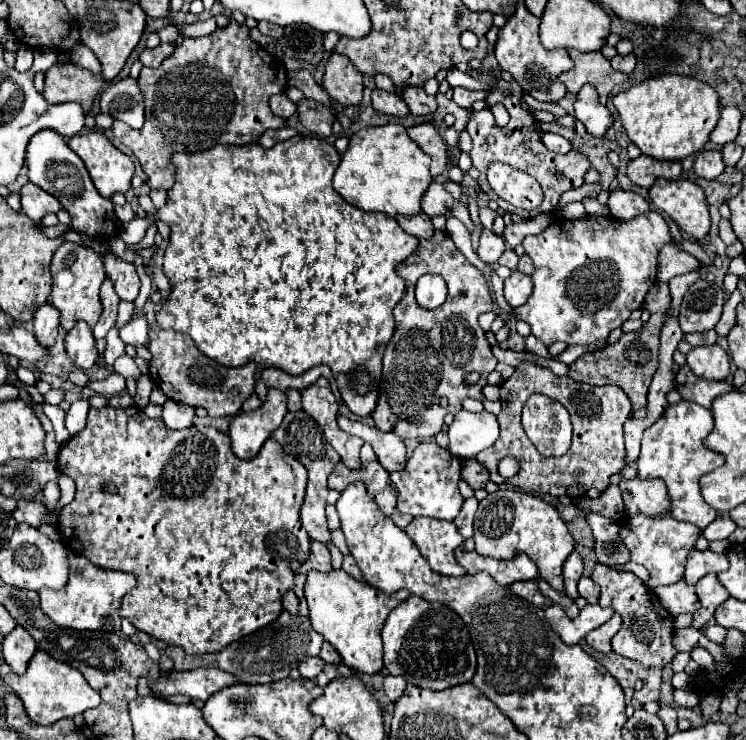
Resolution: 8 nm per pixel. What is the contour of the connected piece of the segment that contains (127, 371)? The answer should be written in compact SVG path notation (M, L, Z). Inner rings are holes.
M121 356L121 358L117 358L115 364L113 364L113 368L115 368L117 374L121 374L121 376L125 376L125 378L133 378L133 380L137 380L137 378L141 376L141 372L139 372L135 360L129 358L129 356Z

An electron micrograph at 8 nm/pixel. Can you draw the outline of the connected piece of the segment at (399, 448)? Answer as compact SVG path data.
M339 416L337 422L339 422L339 428L343 432L347 432L351 436L359 436L367 444L371 444L373 450L375 450L375 454L377 454L377 458L379 458L379 462L383 464L383 468L387 472L395 472L395 470L401 470L405 466L405 462L407 462L405 444L395 434L381 432L379 428L367 426L363 422L349 420L345 416Z

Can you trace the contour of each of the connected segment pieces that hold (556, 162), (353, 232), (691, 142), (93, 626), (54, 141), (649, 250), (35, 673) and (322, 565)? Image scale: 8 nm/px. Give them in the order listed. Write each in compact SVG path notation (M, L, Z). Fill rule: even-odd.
M499 80L497 88L487 96L487 108L479 110L479 112L471 112L471 118L469 118L469 124L467 124L467 130L473 138L473 148L471 148L471 158L473 158L473 166L479 170L479 186L483 192L489 194L490 200L495 200L498 203L499 208L503 208L505 212L509 214L517 214L521 218L534 218L541 212L555 212L559 208L559 198L565 190L569 188L579 188L583 184L583 176L585 172L591 168L589 160L579 152L578 148L573 146L569 154L555 154L555 152L549 152L539 134L537 134L537 128L535 128L535 118L531 112L527 112L519 102L523 98L523 92L521 92L521 86L517 82L505 82L505 80ZM503 102L505 108L509 110L511 114L511 120L505 128L499 128L493 120L493 112L491 112L491 106ZM491 162L505 162L517 170L523 170L527 174L531 174L533 178L537 178L537 182L541 184L543 188L543 194L545 194L545 200L539 208L535 210L519 210L511 204L505 202L491 188L489 182L487 182L487 166Z
M293 136L285 142L275 144L273 148L263 148L259 143L246 145L217 144L211 150L203 150L199 154L173 154L173 162L177 166L177 182L167 192L169 202L157 212L159 220L165 220L171 226L171 240L165 250L163 258L163 272L171 282L171 296L157 312L157 322L163 330L175 330L189 334L197 348L223 366L245 366L255 362L261 368L279 368L293 376L305 374L309 368L317 364L327 364L337 378L341 374L341 396L345 406L357 414L367 416L375 410L377 394L379 394L379 380L381 380L381 358L385 352L387 342L395 332L395 318L393 308L401 300L405 292L405 282L397 274L397 266L409 258L411 252L417 250L419 240L411 238L397 226L397 220L387 218L379 212L363 212L349 202L345 202L333 190L333 174L341 162L341 154L325 140L307 138L307 136Z
M665 74L643 80L633 88L613 96L619 120L629 140L645 154L657 160L683 160L697 154L709 140L709 134L719 122L719 96L705 82L689 76Z
M71 554L69 556L71 574L69 582L63 590L39 590L41 594L41 608L43 612L59 626L73 628L73 630L103 630L103 632L115 632L121 634L121 616L119 606L123 596L135 588L137 580L129 572L121 570L107 570L101 566L95 566L83 556Z
M41 130L39 134L35 134L27 146L25 164L29 168L29 180L39 188L43 188L45 192L51 192L63 204L63 208L73 218L71 226L75 230L85 232L87 236L105 236L105 238L117 234L119 218L115 216L111 200L99 196L83 160L67 146L67 140L61 134L55 134L55 130Z
M649 210L629 222L619 222L609 216L583 216L579 220L553 222L541 234L527 236L523 240L525 252L535 264L533 294L523 306L515 308L515 318L525 320L531 326L531 334L547 346L557 340L579 346L607 342L609 332L619 328L633 310L643 306L647 290L657 280L657 254L671 242L673 236L667 220L655 210Z
M43 650L35 652L35 656L29 660L29 668L23 676L7 674L5 682L23 700L27 714L37 724L53 724L61 718L83 714L85 710L99 706L99 702L101 702L101 696L87 684L87 680L83 678L83 674L77 668L51 658Z
M311 540L311 554L307 558L307 562L303 562L303 566L299 566L299 574L307 574L307 570L319 570L319 572L329 572L331 570L331 556L327 546L323 546L321 542Z

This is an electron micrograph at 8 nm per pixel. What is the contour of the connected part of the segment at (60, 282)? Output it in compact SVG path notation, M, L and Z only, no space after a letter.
M63 242L63 246L57 248L53 262L51 262L51 274L53 274L53 290L51 290L51 304L61 312L61 326L65 330L71 330L75 322L83 320L91 328L97 324L101 314L101 300L99 300L99 288L103 284L103 262L101 258L83 244Z

